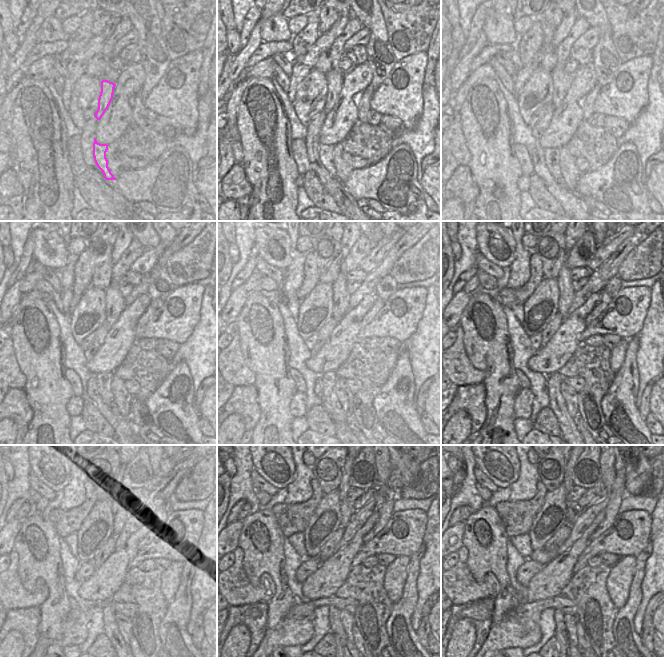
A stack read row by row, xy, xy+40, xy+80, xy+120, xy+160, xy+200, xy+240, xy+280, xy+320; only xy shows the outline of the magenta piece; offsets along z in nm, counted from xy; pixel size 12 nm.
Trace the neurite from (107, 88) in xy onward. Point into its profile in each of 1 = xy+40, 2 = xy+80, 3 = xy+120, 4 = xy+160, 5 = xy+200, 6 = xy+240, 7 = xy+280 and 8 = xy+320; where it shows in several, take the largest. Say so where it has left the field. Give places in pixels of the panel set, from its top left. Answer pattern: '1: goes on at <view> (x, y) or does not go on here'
1: goes on at xy+40 (335, 79)
2: goes on at xy+80 (562, 80)
3: goes on at xy+120 (115, 303)
4: goes on at xy+160 (341, 296)
5: goes on at xy+200 (567, 293)
6: goes on at xy+240 (120, 514)
7: goes on at xy+280 (346, 508)
8: goes on at xy+320 (569, 469)

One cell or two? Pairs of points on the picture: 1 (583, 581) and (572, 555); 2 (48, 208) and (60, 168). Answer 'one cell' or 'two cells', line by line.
1: two cells
2: one cell

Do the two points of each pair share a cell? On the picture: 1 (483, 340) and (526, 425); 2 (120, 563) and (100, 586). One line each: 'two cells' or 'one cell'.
1: two cells
2: one cell

